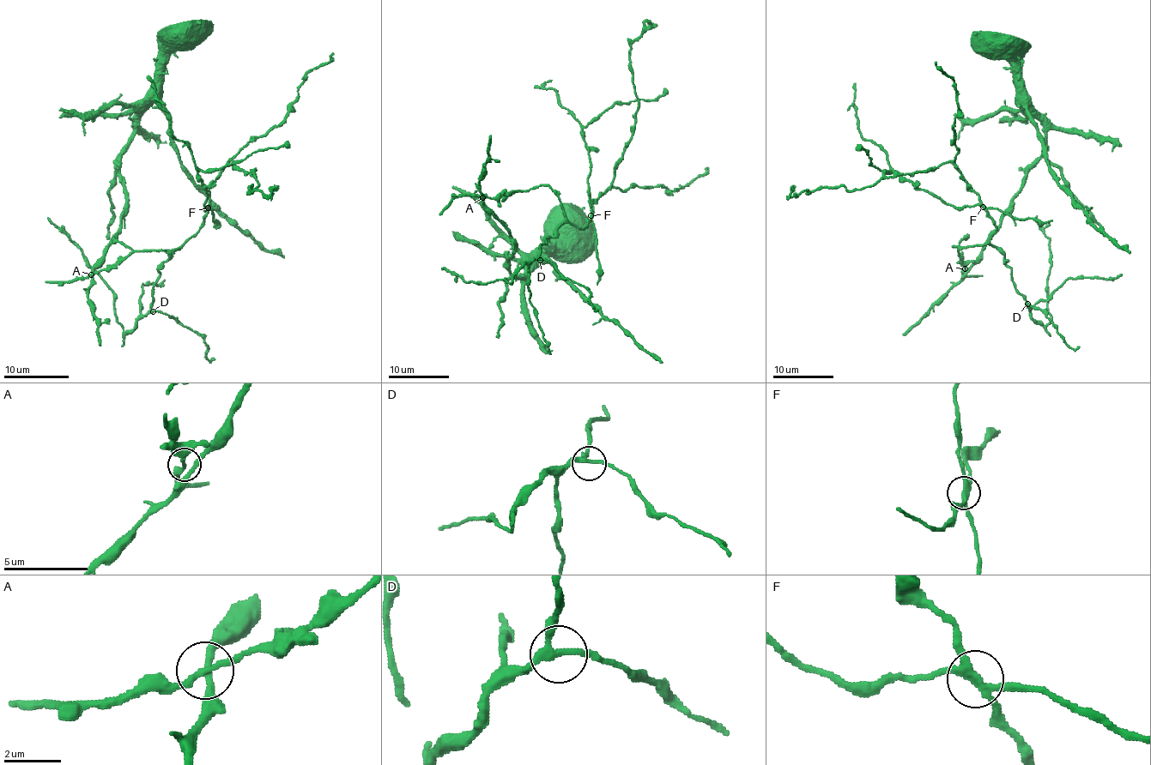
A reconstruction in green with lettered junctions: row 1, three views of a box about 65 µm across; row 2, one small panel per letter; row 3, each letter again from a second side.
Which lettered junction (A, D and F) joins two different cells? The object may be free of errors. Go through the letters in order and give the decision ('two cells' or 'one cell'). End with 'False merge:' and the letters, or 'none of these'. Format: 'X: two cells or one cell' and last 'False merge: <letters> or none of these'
A: one cell
D: one cell
F: two cells
False merge: F

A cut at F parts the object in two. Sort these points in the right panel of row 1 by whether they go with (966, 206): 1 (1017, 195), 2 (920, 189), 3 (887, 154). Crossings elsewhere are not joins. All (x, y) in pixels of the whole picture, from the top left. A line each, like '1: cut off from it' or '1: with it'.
1: cut off from it
2: with it
3: with it

